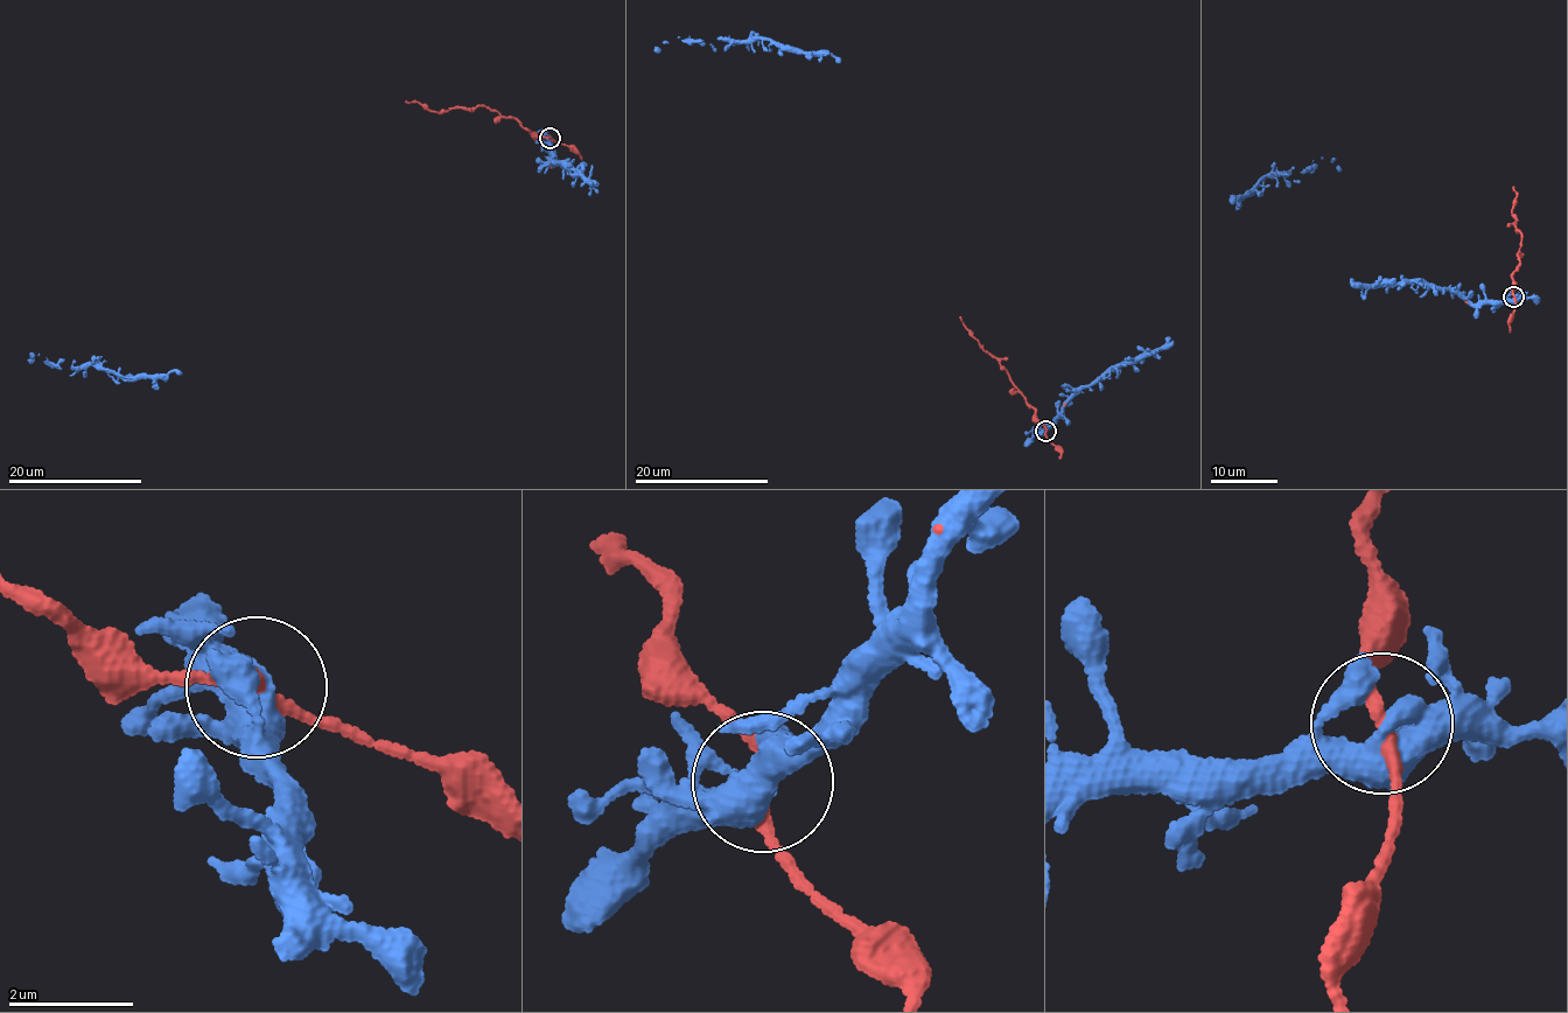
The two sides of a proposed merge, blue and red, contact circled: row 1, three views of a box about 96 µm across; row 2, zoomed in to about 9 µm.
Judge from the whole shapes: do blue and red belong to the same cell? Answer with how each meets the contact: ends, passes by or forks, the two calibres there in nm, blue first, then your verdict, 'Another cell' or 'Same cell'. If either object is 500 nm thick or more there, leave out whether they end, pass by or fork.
At the ring blue forks. At the ring red passes by. Thickness 400 nm (blue) against 200 nm. Same cell

